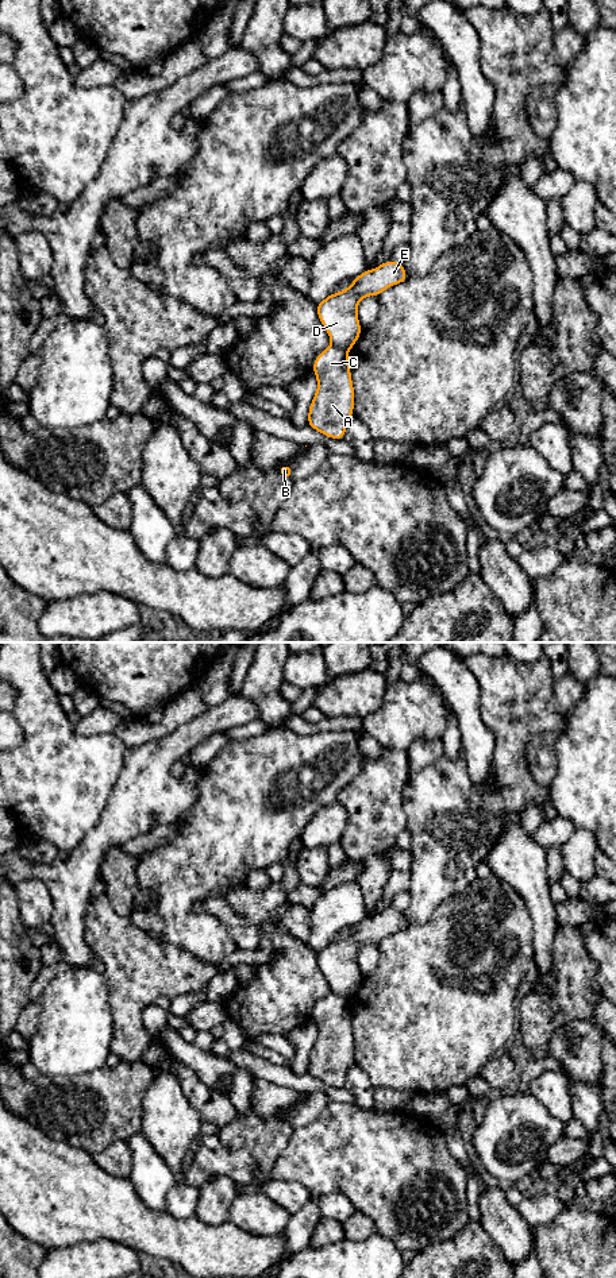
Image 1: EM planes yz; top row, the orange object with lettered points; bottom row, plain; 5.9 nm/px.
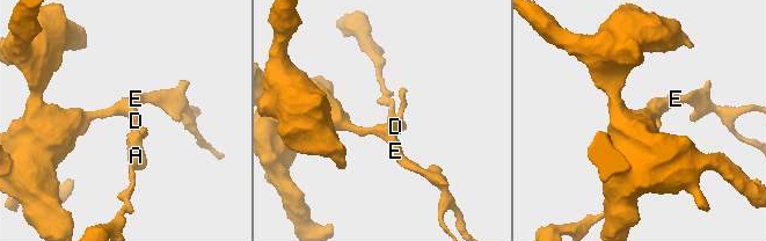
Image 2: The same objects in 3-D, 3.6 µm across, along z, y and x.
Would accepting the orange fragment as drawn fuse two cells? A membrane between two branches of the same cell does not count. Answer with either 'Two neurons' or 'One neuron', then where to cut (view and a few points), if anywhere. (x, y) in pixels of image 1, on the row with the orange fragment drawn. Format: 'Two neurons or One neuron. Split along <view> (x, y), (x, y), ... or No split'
Two neurons. Split along yz (332, 344), (346, 352)

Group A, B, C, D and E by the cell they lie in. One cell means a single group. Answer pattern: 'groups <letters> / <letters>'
groups A B C / D E

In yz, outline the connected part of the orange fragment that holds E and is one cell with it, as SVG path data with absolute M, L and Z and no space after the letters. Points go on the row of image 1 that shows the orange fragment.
M389 259L373 270L365 270L354 277L353 283L331 293L316 305L320 323L328 332L332 345L349 352L362 333L357 309L363 297L378 297L384 290L405 282L408 274L404 265Z

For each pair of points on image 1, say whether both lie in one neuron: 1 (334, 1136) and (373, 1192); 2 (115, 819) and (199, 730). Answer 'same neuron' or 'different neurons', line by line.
1: same neuron
2: same neuron

